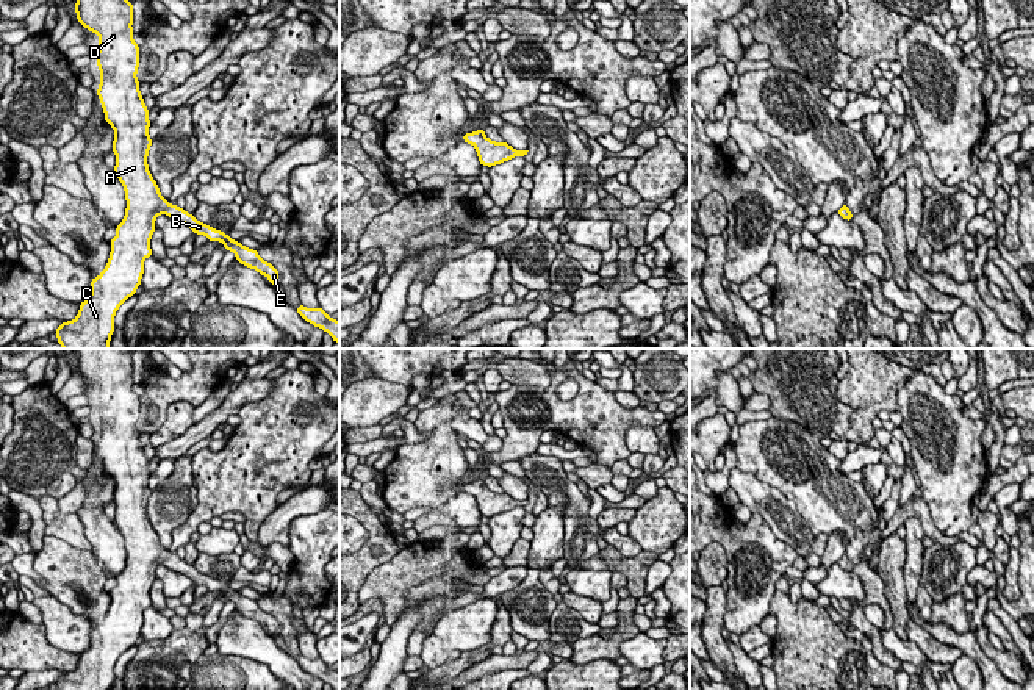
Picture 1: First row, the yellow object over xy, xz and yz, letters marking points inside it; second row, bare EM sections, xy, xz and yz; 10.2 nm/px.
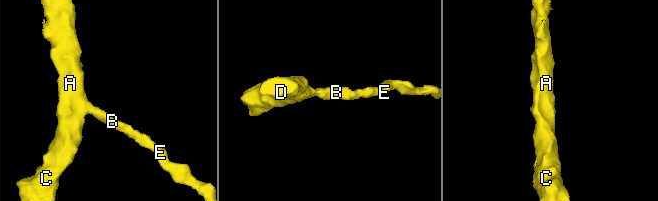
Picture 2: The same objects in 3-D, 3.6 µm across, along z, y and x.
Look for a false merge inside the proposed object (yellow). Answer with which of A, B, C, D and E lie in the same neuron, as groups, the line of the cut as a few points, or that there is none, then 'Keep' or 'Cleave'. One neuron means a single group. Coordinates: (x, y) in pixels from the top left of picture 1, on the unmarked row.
Groups: A B C D E. No split. Keep

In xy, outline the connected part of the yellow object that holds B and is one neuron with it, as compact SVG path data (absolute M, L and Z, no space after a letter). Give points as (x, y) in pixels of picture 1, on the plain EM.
M77 349L78 372L99 385L97 415L100 437L95 444L103 457L105 471L116 482L113 502L114 524L125 540L125 568L116 576L111 604L102 624L91 631L91 646L80 654L74 671L56 679L58 690L111 690L116 679L114 665L131 648L144 624L144 610L152 607L150 588L155 570L167 565L188 576L208 591L221 591L242 616L266 626L275 637L280 624L258 602L233 591L228 585L197 571L160 544L147 507L152 496L149 487L149 460L139 443L136 422L139 396L133 391L133 354L127 349Z

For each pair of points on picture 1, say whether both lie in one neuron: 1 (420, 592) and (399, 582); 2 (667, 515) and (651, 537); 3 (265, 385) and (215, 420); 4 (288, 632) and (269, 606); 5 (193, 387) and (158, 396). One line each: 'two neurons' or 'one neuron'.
1: two neurons
2: one neuron
3: one neuron
4: one neuron
5: one neuron

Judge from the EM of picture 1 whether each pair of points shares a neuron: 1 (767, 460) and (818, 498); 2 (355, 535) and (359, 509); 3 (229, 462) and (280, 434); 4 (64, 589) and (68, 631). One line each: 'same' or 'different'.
1: same
2: different
3: same
4: different

